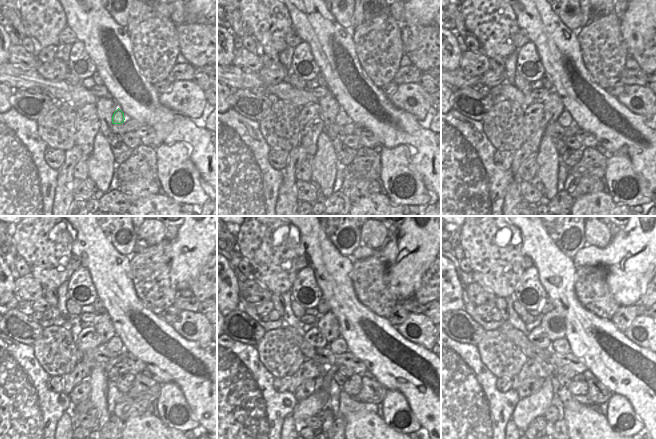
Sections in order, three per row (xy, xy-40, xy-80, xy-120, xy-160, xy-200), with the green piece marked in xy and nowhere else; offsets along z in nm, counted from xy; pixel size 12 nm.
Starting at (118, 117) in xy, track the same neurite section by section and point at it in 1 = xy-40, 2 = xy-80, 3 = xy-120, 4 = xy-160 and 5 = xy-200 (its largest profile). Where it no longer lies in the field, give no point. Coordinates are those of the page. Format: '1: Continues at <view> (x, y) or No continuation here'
1: Continues at xy-40 (342, 119)
2: Continues at xy-80 (565, 119)
3: Continues at xy-120 (115, 344)
4: Continues at xy-160 (338, 346)
5: Continues at xy-200 (561, 346).

